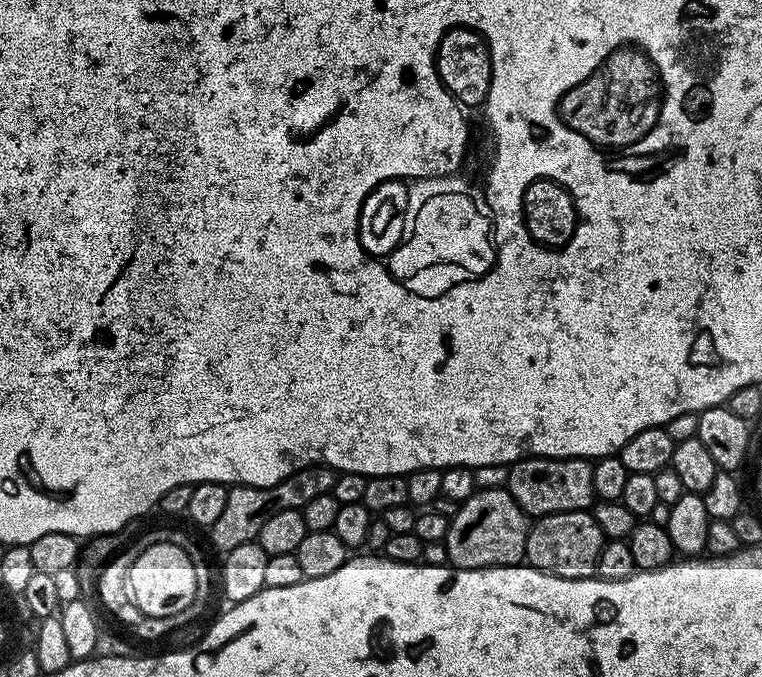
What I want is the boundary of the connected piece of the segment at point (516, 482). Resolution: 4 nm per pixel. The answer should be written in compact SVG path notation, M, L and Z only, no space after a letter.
M530 456L521 458L508 469L508 492L529 517L539 518L559 512L583 512L596 500L594 470L584 458Z

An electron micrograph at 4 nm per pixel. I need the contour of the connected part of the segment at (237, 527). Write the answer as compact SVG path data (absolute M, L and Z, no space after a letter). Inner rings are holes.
M327 466L304 468L286 477L282 482L259 488L253 484L238 484L229 487L226 494L226 506L210 529L212 544L220 554L234 550L243 544L253 543L259 537L262 525L282 510L302 510L306 502L331 493L338 473Z

